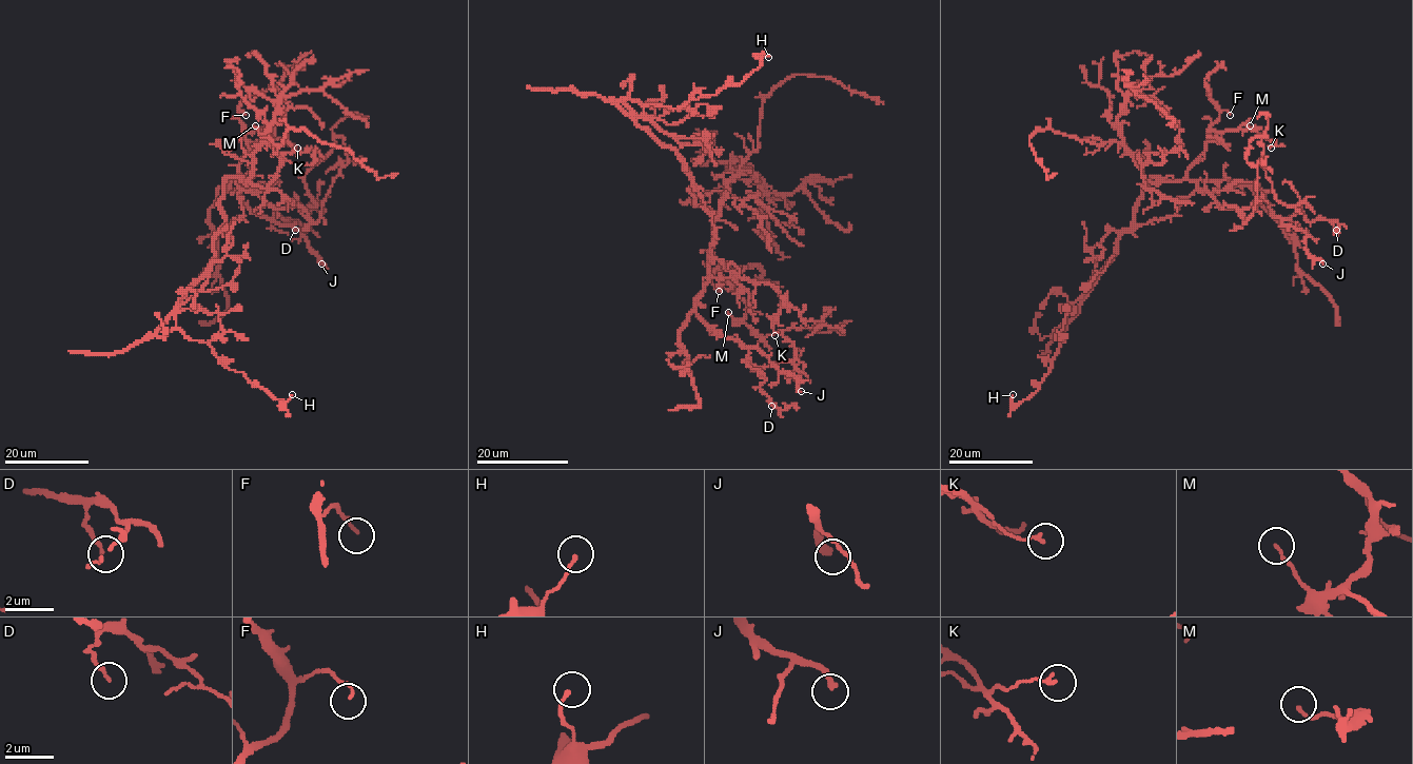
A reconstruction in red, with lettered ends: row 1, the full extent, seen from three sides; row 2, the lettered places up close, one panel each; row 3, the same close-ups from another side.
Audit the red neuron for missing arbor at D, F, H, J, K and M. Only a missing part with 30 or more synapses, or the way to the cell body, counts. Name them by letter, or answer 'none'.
J

